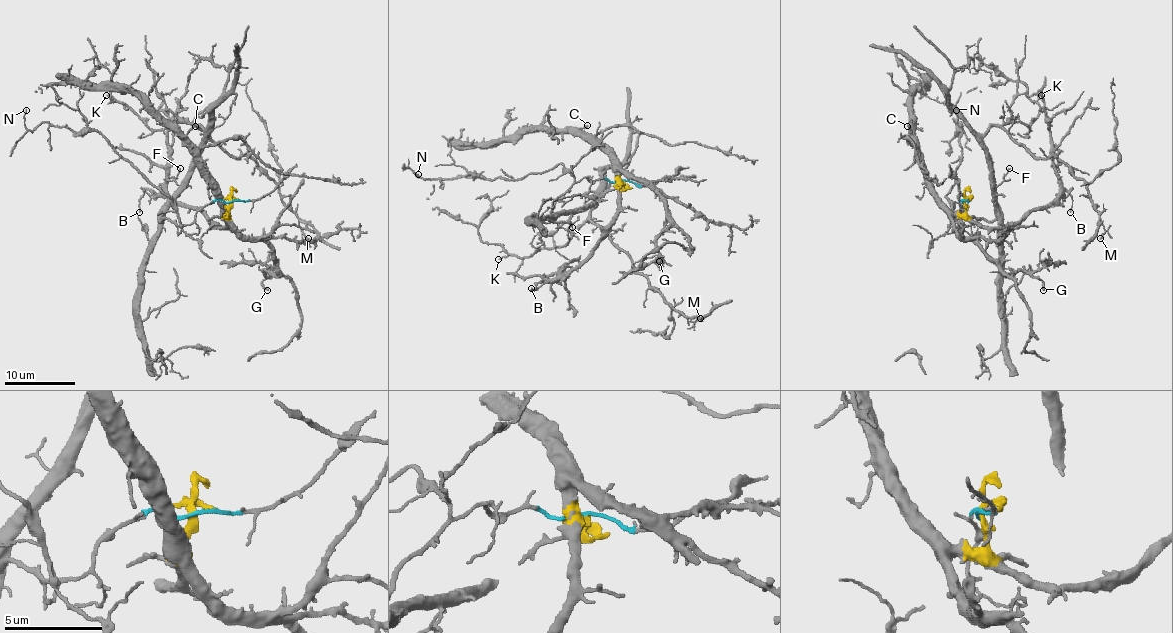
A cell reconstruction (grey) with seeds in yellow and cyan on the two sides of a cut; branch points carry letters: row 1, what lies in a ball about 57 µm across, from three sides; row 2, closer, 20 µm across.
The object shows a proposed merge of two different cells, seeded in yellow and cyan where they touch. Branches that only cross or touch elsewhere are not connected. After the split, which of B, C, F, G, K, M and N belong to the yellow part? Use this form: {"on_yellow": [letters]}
{"on_yellow": ["B", "C", "G"]}

